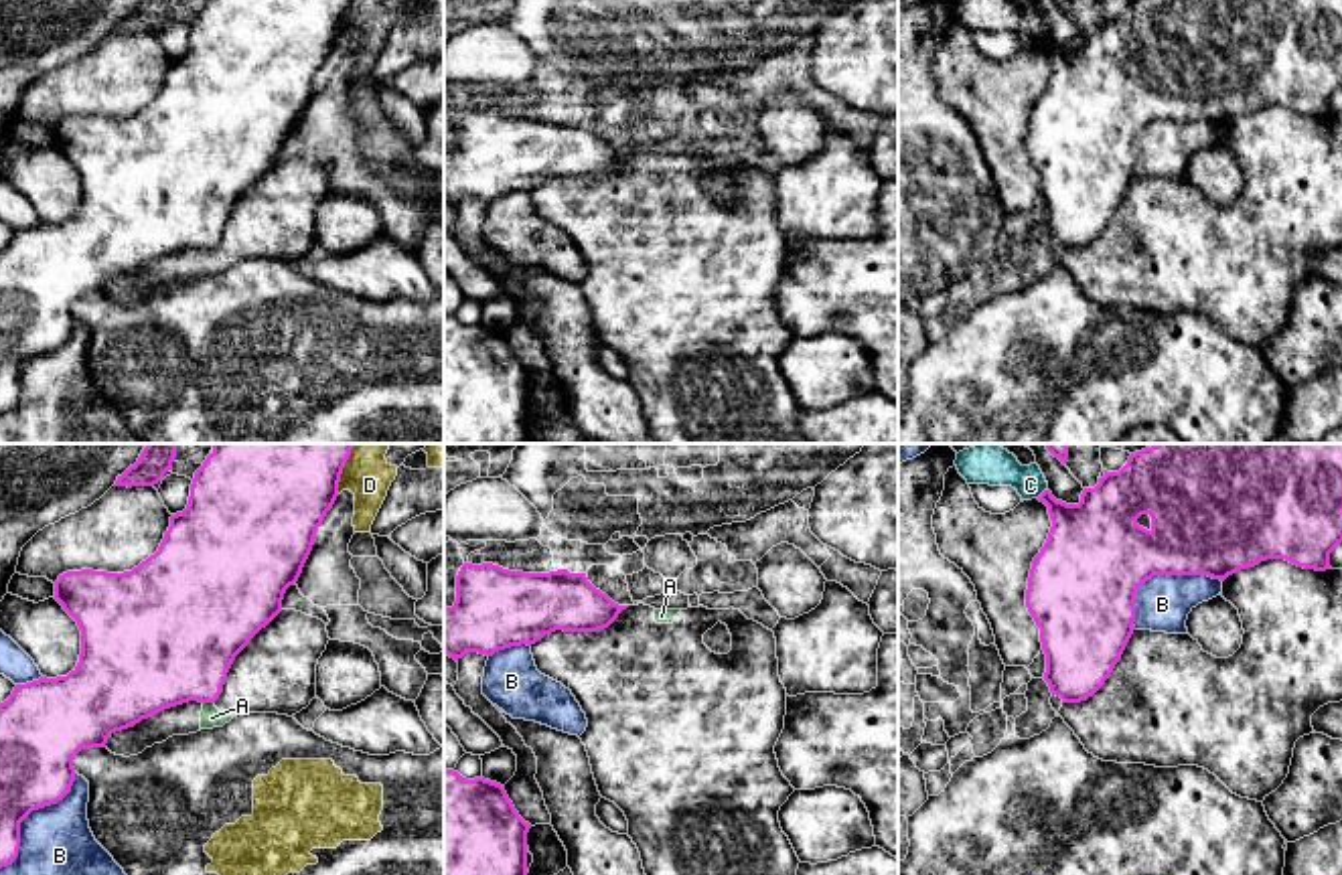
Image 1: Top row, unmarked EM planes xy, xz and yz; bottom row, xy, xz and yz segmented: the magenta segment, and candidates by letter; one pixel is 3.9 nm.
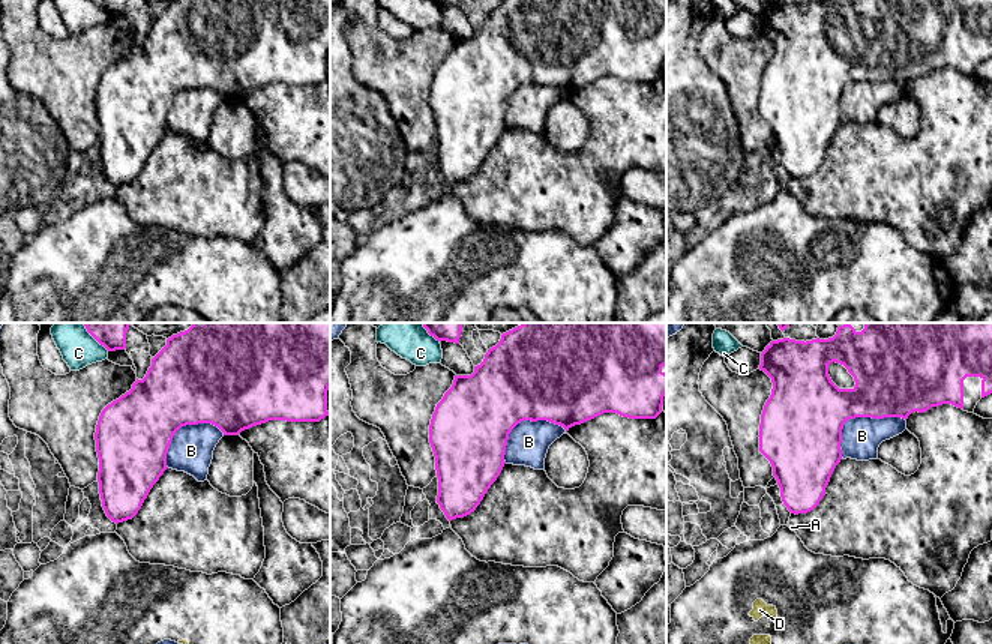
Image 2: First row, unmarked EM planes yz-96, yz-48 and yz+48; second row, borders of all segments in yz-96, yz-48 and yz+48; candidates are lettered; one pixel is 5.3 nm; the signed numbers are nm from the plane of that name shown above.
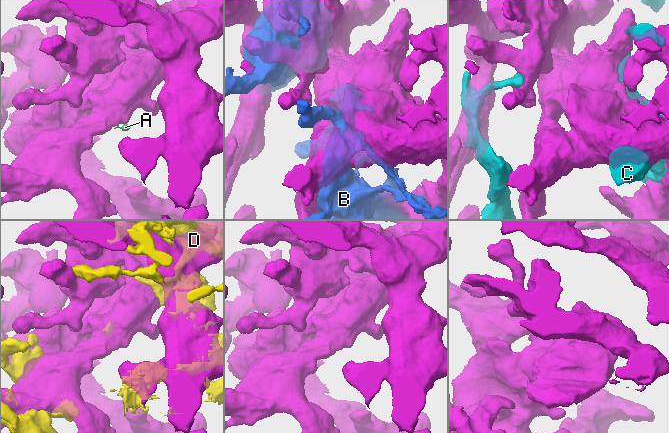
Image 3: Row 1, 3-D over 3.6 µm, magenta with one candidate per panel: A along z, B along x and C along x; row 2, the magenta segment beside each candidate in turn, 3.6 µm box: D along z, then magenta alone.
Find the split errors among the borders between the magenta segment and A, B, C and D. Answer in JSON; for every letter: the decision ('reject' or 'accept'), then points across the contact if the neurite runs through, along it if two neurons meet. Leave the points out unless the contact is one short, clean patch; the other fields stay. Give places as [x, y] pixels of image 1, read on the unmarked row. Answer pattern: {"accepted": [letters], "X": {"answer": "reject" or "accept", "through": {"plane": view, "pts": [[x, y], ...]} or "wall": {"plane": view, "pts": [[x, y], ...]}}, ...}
{"accepted": [], "A": {"answer": "reject", "wall": {"plane": "xy", "pts": [[203, 248], [213, 250]]}}, "B": {"answer": "reject"}, "C": {"answer": "reject"}, "D": {"answer": "reject"}}

